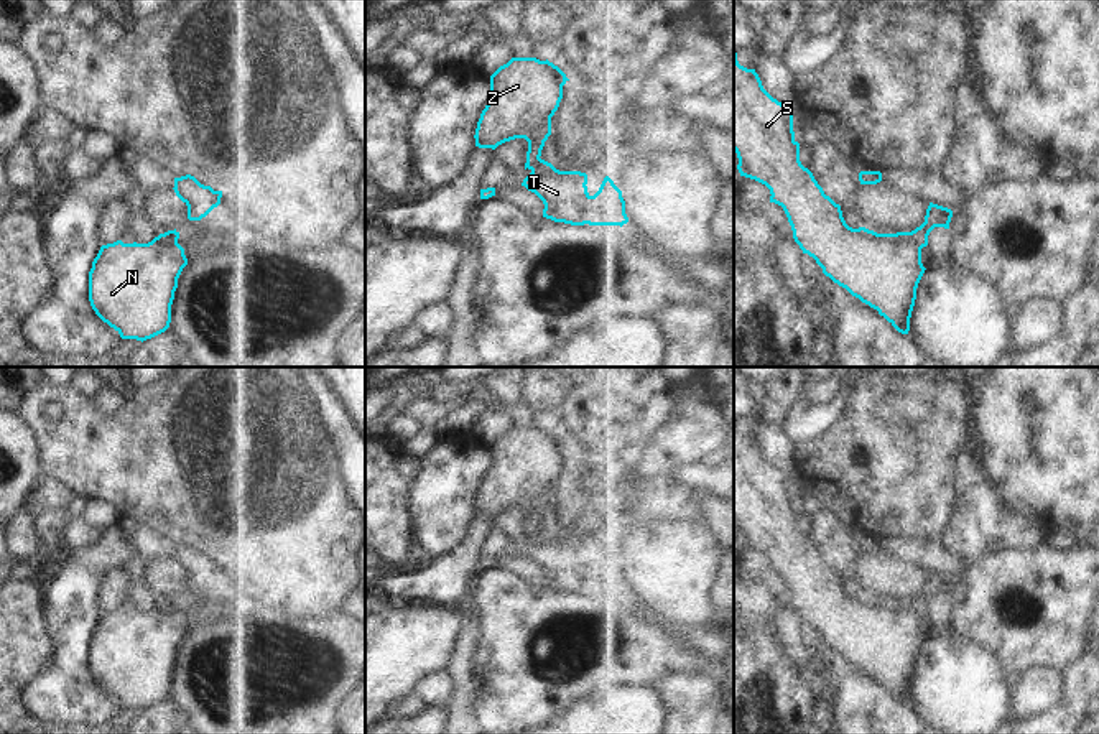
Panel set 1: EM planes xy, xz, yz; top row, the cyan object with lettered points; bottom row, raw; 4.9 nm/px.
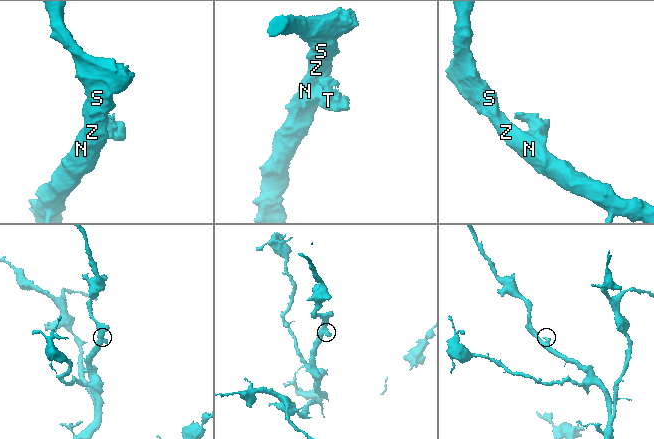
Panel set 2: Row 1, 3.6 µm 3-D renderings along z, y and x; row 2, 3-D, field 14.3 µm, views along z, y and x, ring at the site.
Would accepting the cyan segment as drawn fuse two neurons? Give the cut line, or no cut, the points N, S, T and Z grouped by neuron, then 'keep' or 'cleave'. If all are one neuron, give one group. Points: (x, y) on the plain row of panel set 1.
yz (895, 603), (905, 604), (920, 617) | N S Z / T | cleave

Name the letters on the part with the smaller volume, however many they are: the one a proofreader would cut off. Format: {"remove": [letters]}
{"remove": ["T"]}

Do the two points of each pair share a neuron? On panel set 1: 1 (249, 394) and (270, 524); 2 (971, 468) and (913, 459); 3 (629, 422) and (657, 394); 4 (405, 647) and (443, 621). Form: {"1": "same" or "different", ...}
{"1": "same", "2": "different", "3": "different", "4": "same"}

